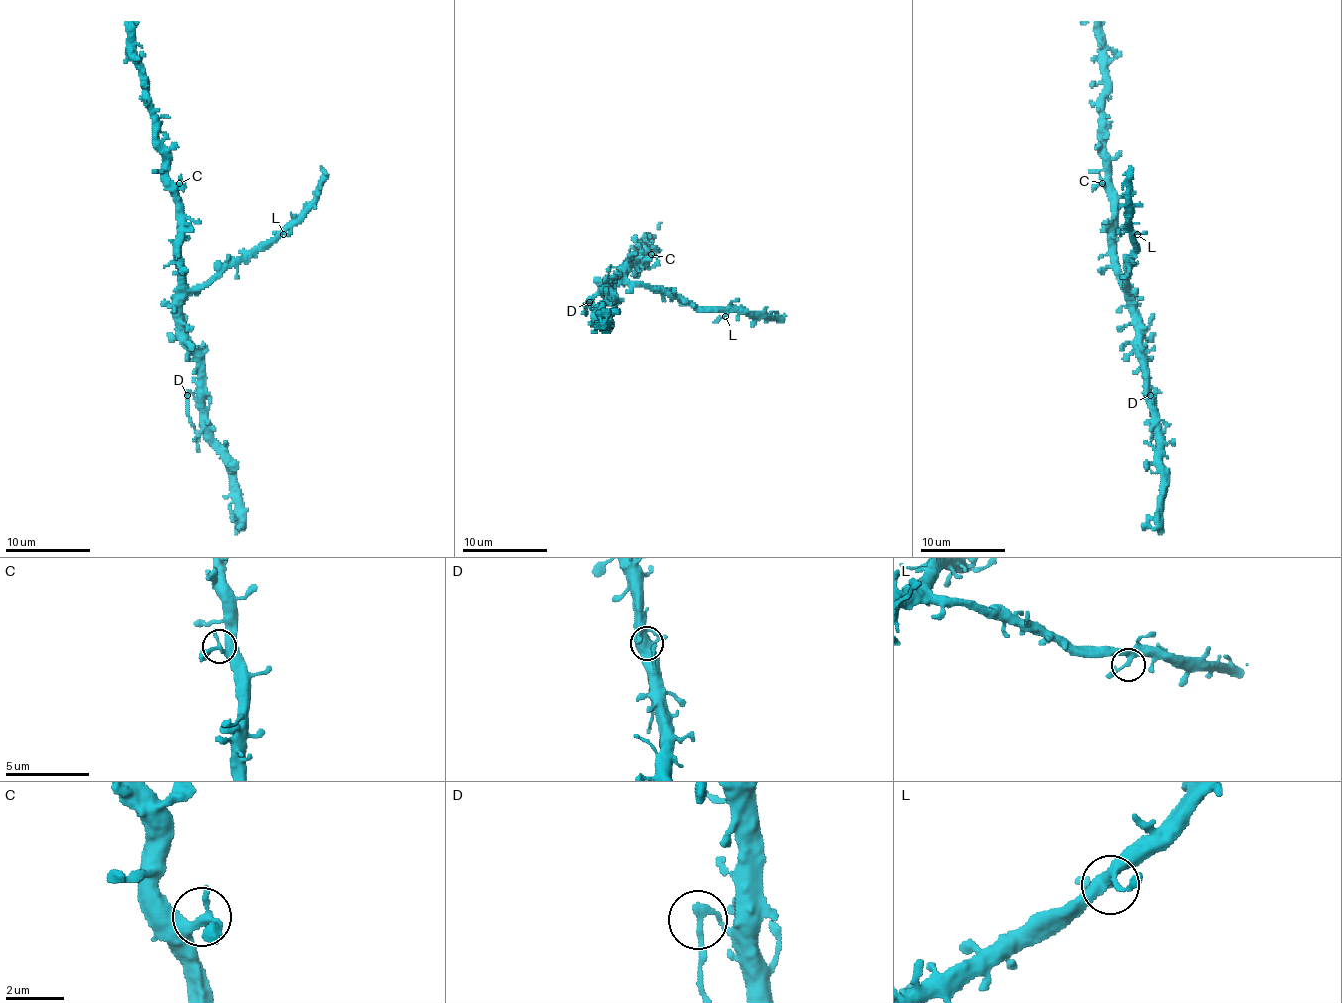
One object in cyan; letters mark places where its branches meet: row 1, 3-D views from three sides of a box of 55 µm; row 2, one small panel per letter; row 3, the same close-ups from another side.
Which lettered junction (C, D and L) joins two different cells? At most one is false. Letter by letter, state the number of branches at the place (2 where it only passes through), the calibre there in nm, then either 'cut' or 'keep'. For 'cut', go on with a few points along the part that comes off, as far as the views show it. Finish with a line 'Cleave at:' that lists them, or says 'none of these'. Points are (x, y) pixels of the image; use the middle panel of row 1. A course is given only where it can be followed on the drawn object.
C: 2 branches meet; 300 nm thick; keep
D: 2 branches meet; 240 nm thick; cut
L: 3 branches meet; 280 nm thick; keep
Cleave at: D

